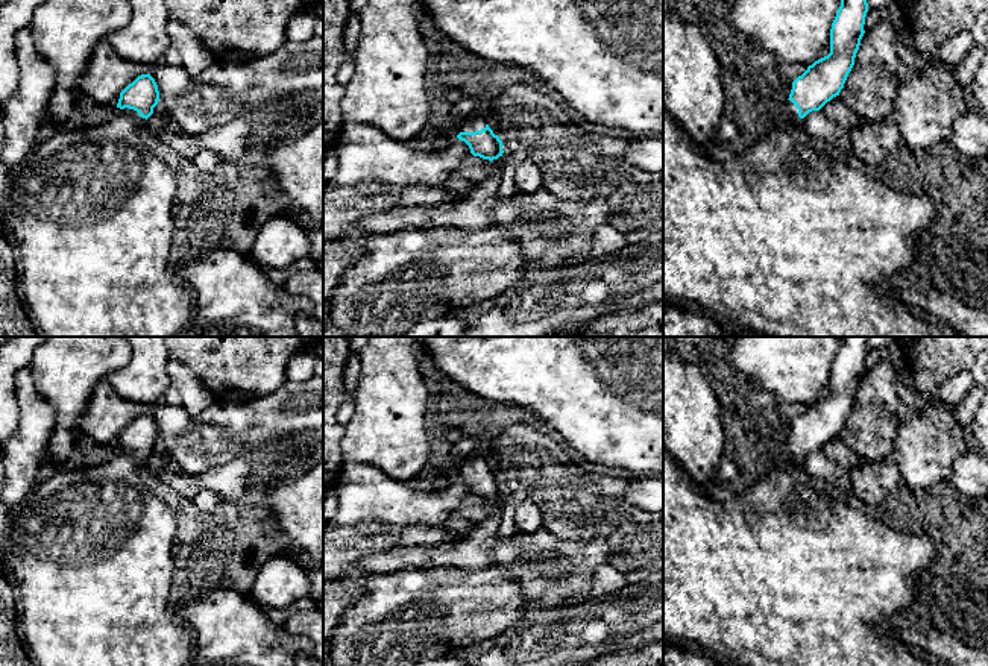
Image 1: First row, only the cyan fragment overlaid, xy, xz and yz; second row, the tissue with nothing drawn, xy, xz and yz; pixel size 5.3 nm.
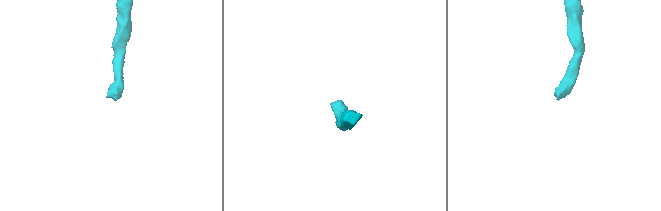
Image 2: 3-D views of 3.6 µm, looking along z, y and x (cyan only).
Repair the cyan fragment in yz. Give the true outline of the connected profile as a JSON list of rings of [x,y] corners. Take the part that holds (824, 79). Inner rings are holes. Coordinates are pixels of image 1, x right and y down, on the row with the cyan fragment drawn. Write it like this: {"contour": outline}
{"contour": [[[841,0],[841,6],[830,29],[830,53],[812,65],[792,82],[788,108],[782,120],[748,138],[728,159],[719,161],[694,150],[680,135],[674,118],[663,111],[663,302],[674,302],[700,309],[730,328],[745,328],[765,337],[956,337],[938,322],[930,320],[911,306],[891,297],[895,287],[903,282],[898,275],[909,272],[917,264],[917,244],[939,214],[941,205],[929,196],[915,196],[897,191],[882,181],[853,168],[847,153],[830,143],[810,141],[803,144],[794,130],[803,126],[803,118],[820,111],[827,102],[839,96],[865,33],[864,24],[868,12],[867,0]]]}

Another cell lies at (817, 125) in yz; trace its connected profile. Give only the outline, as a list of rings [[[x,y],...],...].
[[[821,109],[809,112],[803,118],[803,126],[812,141],[830,143],[845,153],[851,152],[848,130],[829,120]]]

